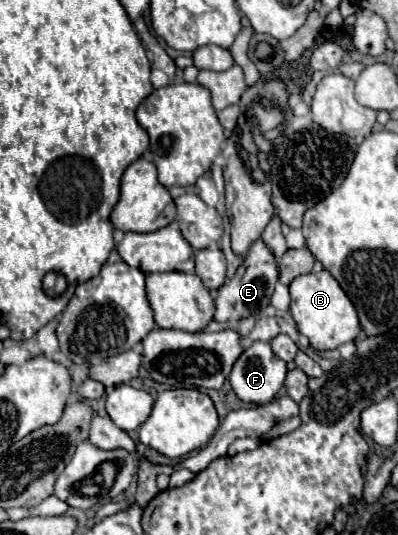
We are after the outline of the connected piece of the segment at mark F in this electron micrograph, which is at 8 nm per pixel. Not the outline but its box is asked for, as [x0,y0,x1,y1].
[228,341,286,403]

